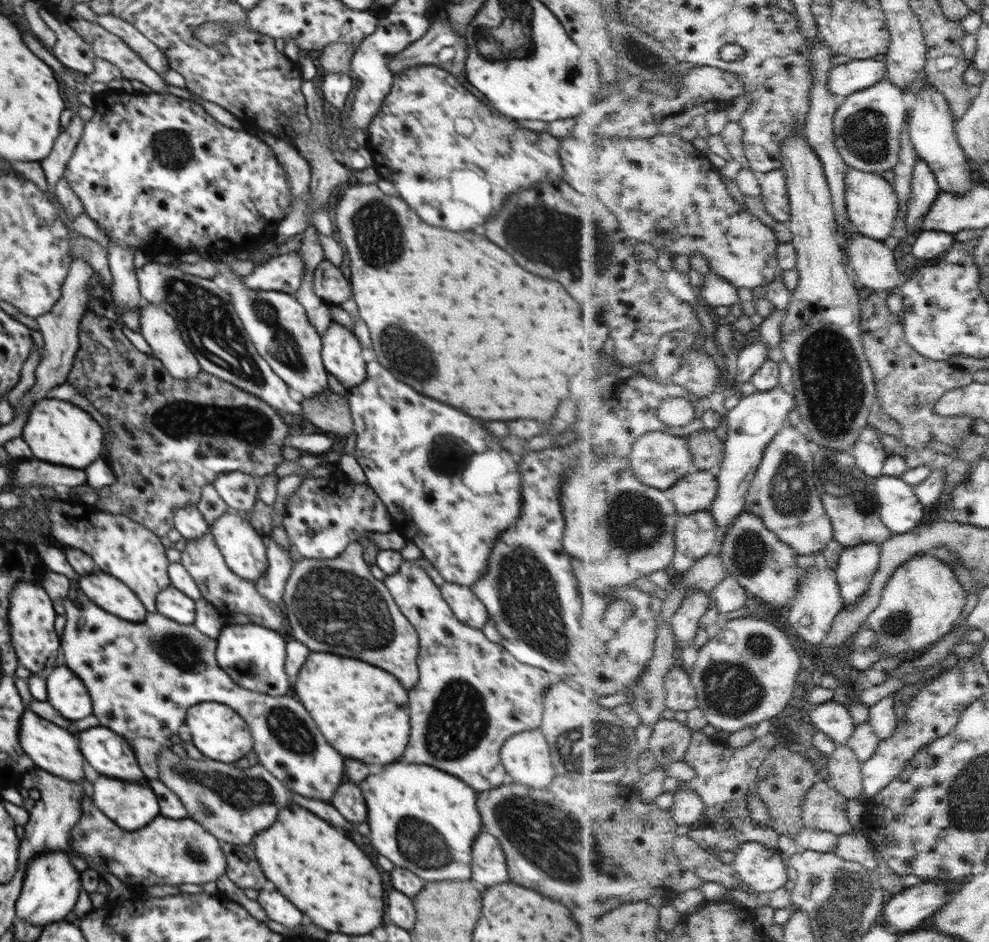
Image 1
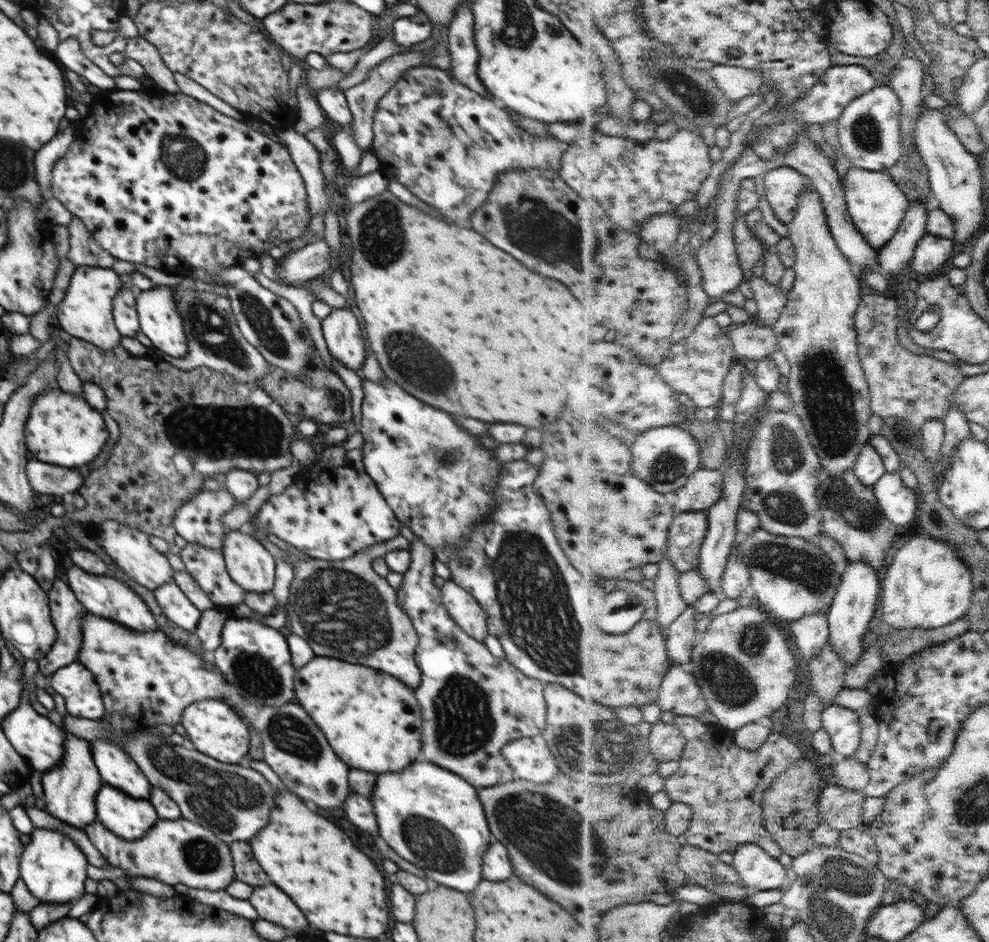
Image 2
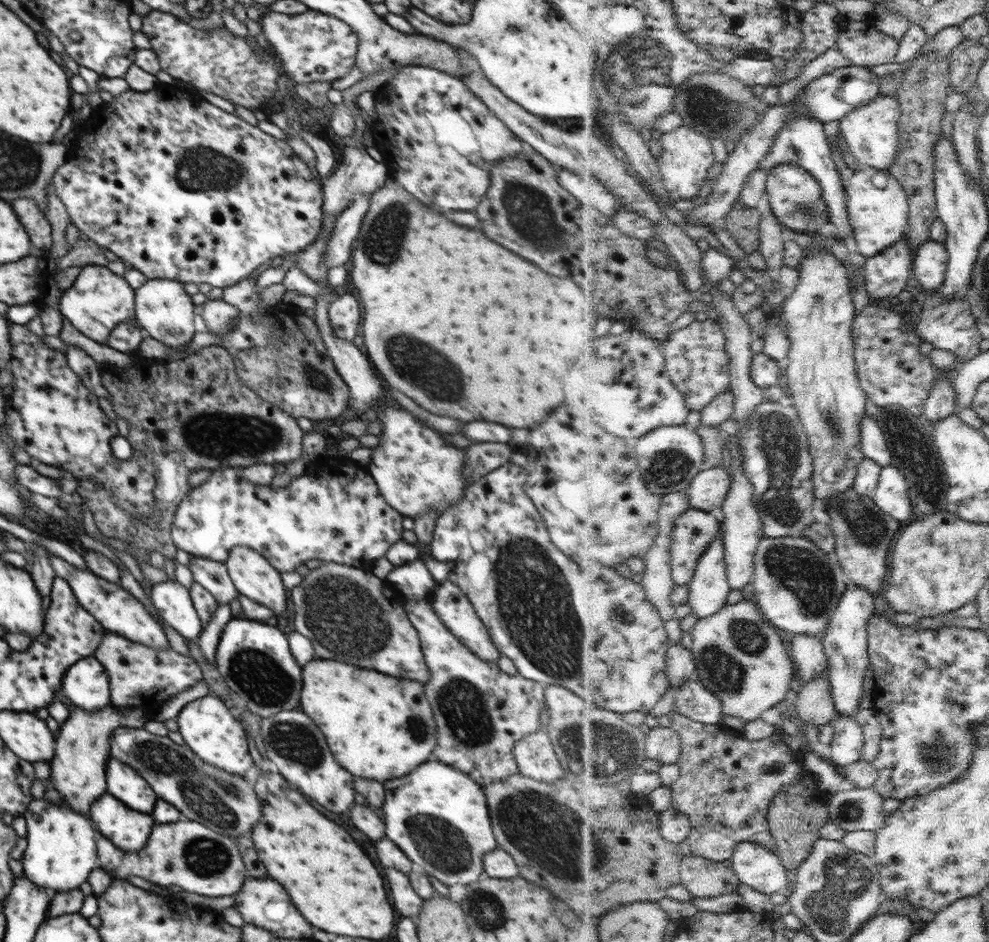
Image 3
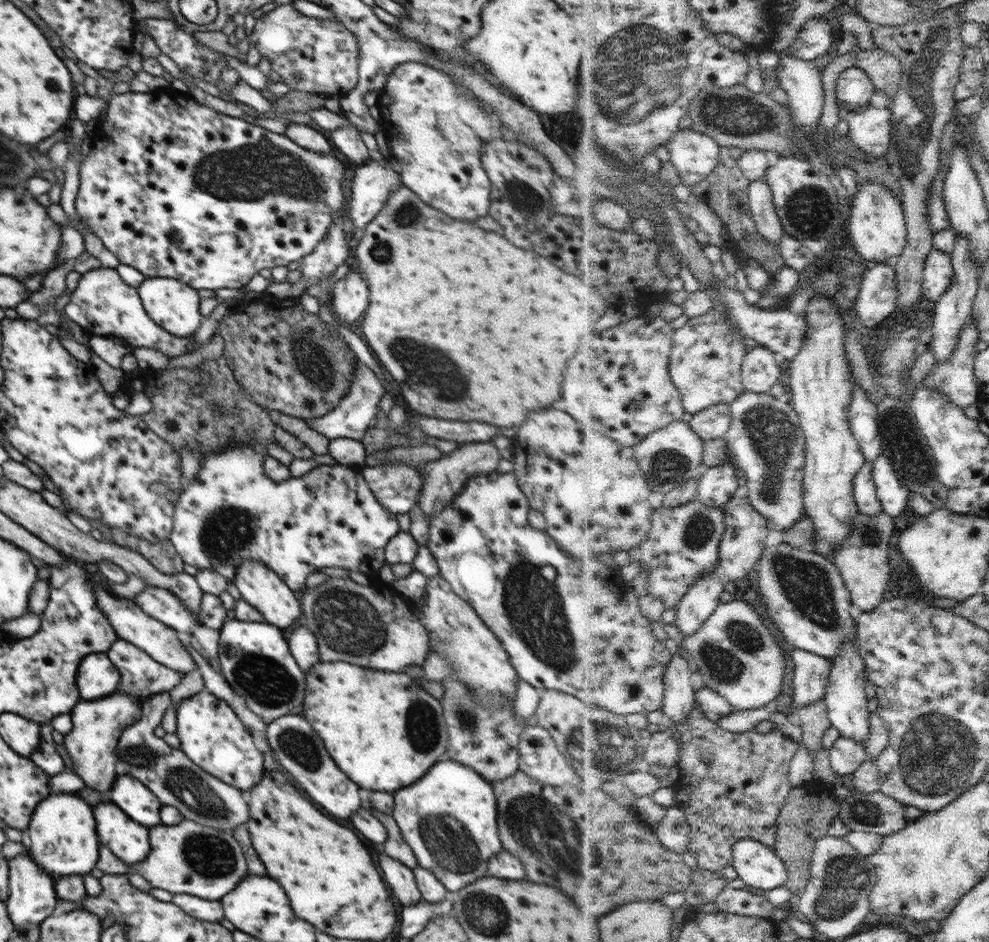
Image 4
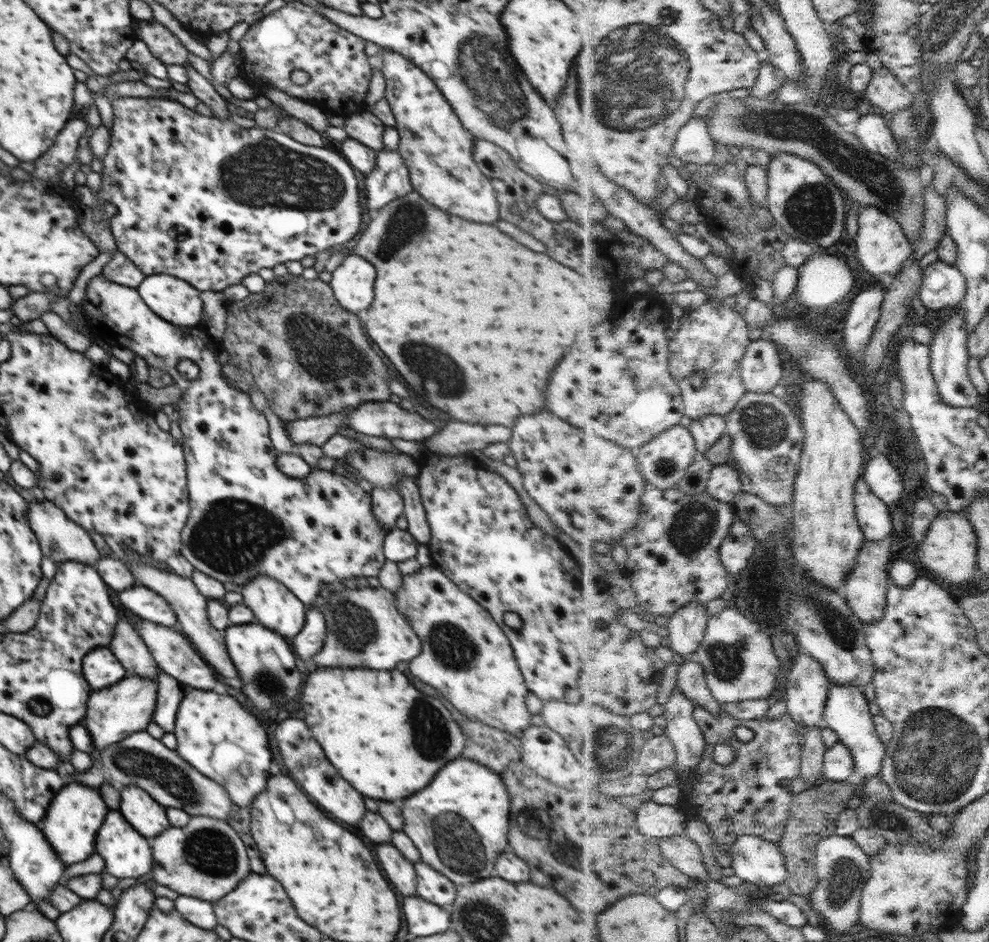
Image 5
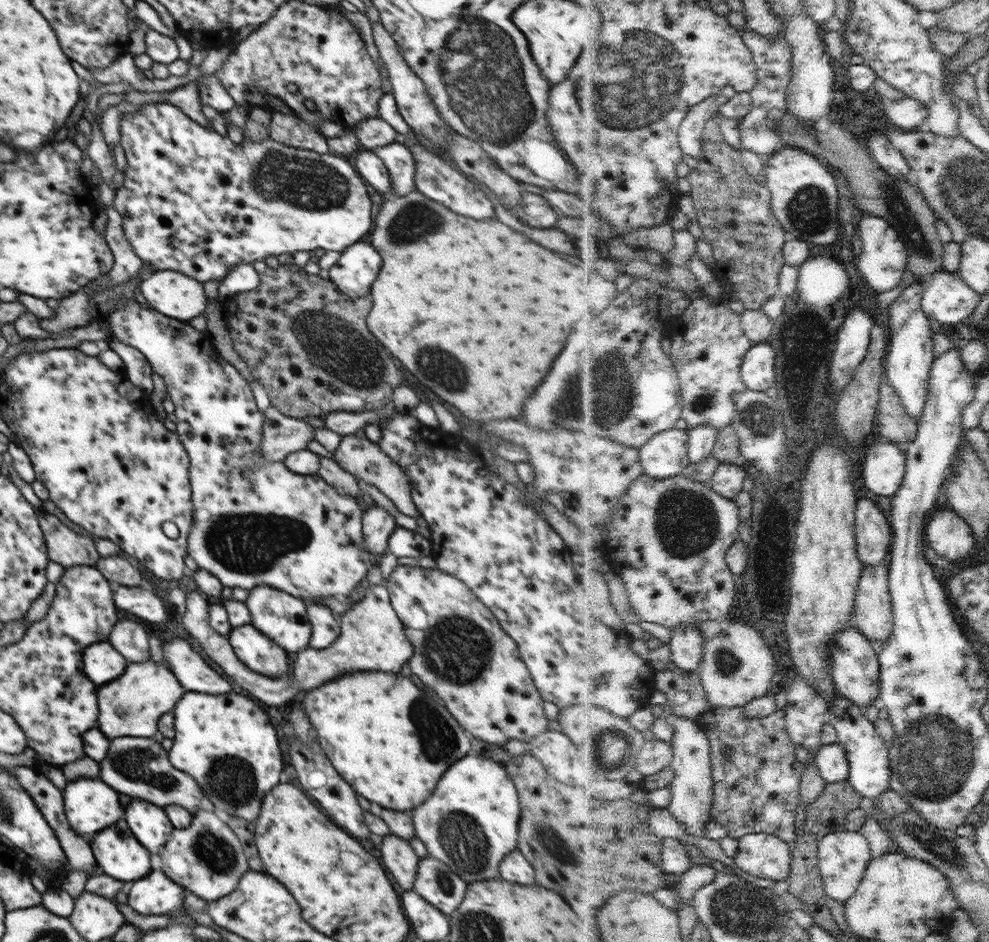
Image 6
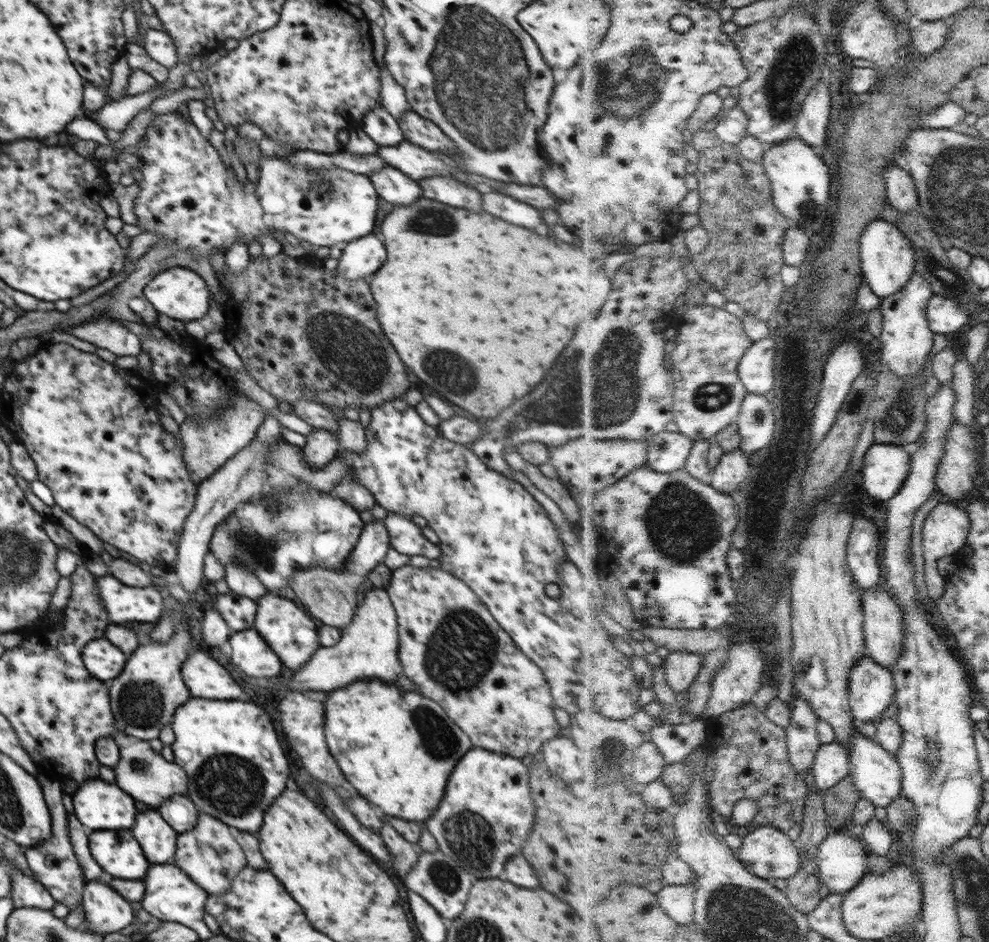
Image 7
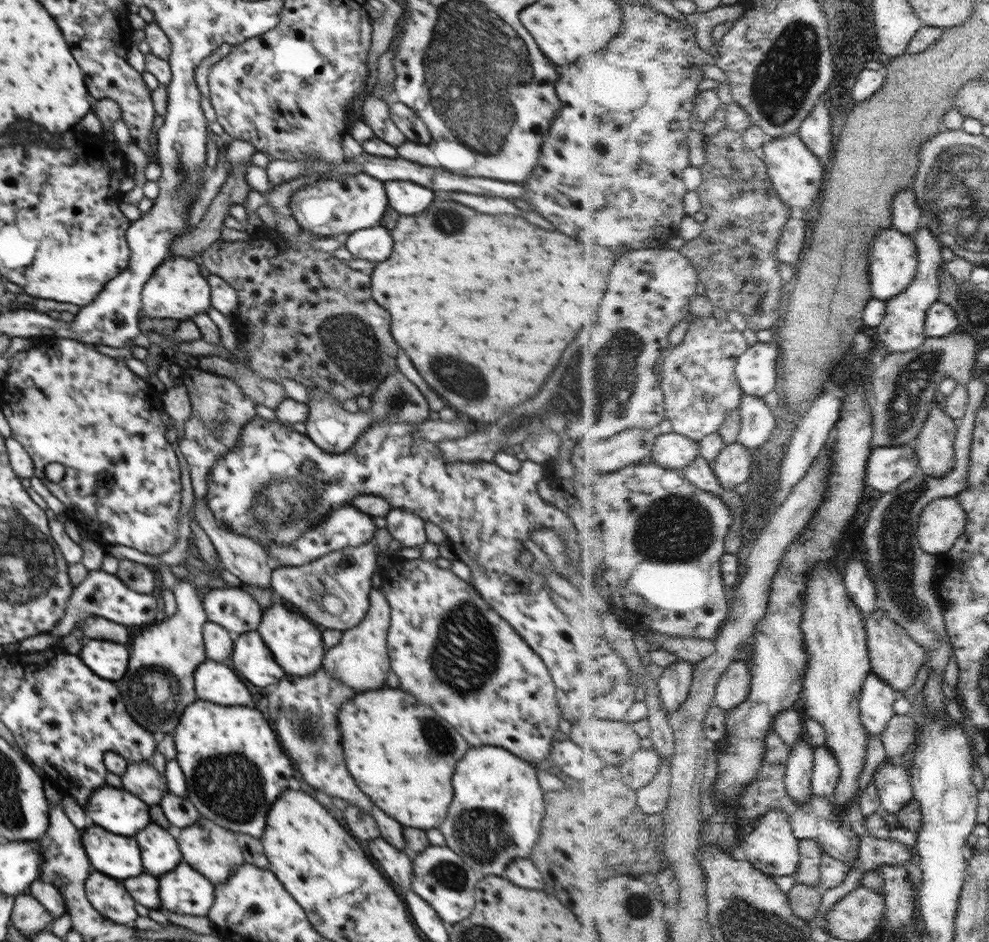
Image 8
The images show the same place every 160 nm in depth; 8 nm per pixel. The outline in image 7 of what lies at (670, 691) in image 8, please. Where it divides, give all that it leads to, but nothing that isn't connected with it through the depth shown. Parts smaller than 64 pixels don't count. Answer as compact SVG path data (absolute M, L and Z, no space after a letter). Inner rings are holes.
M686 650L672 652L664 661L666 682L677 693L677 696L691 692L693 684L697 682L698 676L701 675L702 668L706 664L704 655Z

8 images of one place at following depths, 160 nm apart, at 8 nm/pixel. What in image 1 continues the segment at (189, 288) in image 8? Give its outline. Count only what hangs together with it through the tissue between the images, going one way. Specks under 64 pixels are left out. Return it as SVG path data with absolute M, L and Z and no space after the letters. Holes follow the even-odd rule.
M143 302L140 312L140 334L175 379L193 379L201 370L194 353L182 340L174 318L162 307Z

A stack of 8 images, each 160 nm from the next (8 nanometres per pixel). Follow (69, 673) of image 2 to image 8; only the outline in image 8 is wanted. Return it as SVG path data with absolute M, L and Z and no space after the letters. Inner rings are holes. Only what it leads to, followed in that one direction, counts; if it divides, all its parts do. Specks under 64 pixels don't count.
M86 639L80 658L86 667L103 679L115 681L128 668L128 650L124 644L108 640Z

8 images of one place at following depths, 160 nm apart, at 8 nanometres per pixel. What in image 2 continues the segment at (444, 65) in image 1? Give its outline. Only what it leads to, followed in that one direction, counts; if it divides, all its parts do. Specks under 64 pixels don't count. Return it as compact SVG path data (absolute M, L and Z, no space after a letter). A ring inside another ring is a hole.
M428 45L426 50L420 52L406 52L404 54L394 54L384 62L378 64L368 72L368 78L361 84L353 86L345 91L345 97L349 110L352 114L352 122L349 124L349 129L353 132L351 135L355 140L356 146L364 150L370 150L373 143L373 114L377 103L381 98L396 84L396 81L403 77L410 68L422 66L426 60L432 56L432 52L436 50L436 46Z

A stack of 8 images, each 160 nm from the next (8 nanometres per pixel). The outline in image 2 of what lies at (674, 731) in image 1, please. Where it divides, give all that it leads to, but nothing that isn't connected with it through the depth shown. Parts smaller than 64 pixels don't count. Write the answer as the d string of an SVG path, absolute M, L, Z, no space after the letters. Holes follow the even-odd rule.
M663 719L654 723L648 735L653 756L659 762L681 760L684 756L687 738L675 721Z

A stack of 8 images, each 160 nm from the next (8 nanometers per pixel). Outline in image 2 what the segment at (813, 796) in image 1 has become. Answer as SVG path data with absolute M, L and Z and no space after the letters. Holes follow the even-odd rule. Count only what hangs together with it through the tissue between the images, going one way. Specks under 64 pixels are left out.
M826 784L821 796L822 823L837 829L852 830L866 826L864 804L868 795L865 791L847 789L840 784Z

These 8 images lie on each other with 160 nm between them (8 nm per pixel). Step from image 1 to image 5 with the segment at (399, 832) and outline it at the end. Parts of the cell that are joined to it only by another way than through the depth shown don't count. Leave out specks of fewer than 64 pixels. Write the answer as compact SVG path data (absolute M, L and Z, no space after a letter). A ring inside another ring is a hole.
M458 757L458 760L448 762L422 792L419 790L414 796L404 799L404 804L400 804L405 820L402 831L416 845L421 861L447 876L456 886L492 877L496 858L506 848L510 850L508 835L511 801L508 793L503 778L497 772L491 771L478 761Z

